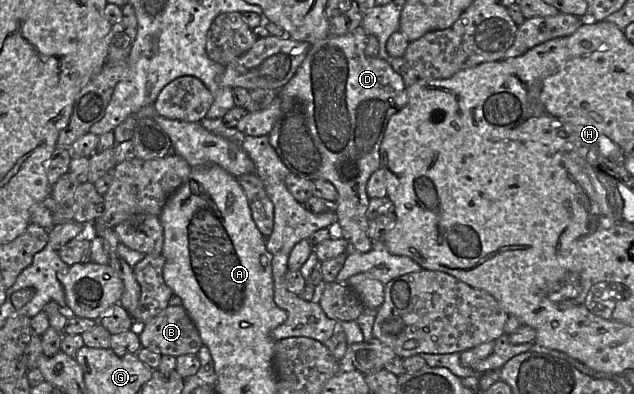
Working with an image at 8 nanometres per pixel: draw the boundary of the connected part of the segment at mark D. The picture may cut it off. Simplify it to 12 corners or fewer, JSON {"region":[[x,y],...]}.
{"region":[[359,26],[311,44],[267,135],[327,180],[350,251],[402,76]]}

